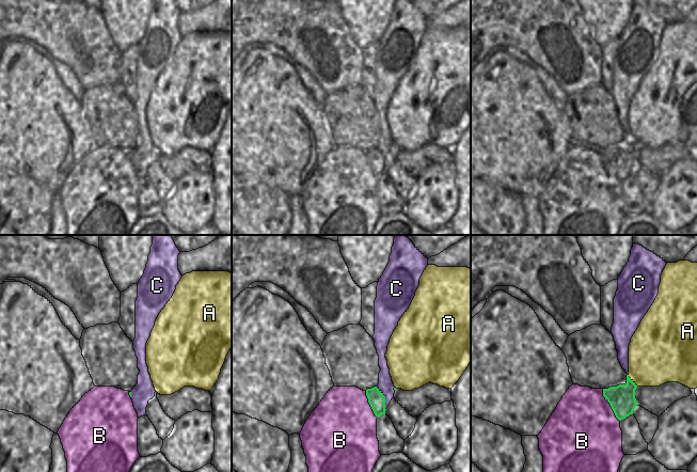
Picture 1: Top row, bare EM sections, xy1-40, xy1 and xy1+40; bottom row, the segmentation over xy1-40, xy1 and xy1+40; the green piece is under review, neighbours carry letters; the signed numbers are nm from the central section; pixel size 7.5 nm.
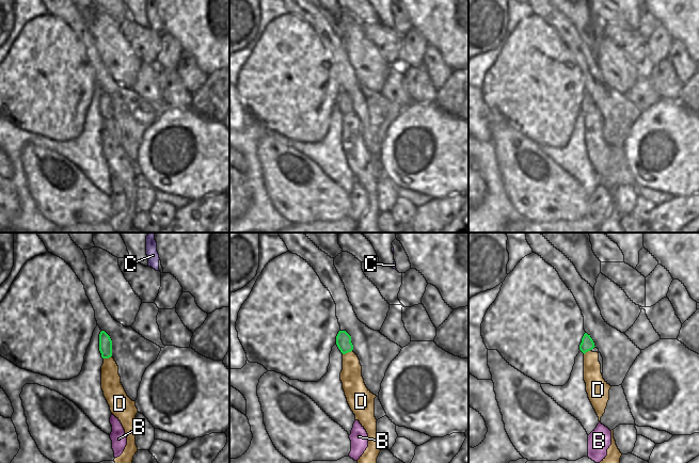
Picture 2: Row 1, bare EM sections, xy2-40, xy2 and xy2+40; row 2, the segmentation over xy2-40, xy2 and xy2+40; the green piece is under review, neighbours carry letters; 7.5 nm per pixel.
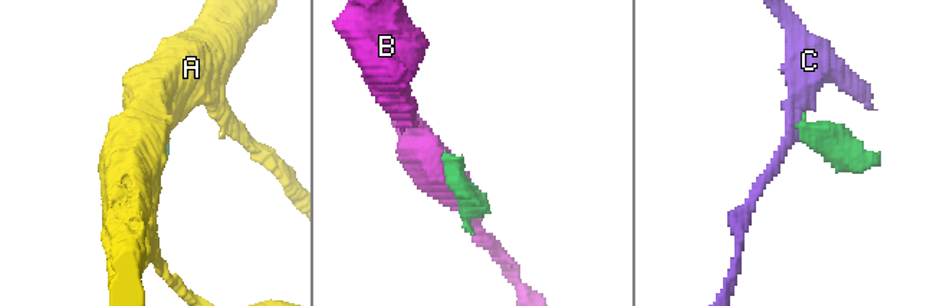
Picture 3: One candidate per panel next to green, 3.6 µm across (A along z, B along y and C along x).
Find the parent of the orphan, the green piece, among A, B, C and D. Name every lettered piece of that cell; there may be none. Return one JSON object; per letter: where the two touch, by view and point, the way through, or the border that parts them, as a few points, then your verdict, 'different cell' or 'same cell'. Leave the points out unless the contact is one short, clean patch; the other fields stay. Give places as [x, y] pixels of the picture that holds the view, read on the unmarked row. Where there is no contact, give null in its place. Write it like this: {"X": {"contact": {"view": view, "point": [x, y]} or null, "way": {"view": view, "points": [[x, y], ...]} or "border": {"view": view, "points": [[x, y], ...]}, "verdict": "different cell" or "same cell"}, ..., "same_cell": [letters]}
{"A": {"contact": {"view": "xy1+40", "point": [632, 141]}, "border": {"view": "xy1+40", "points": [[628, 135], [637, 146]]}, "verdict": "different cell"}, "B": {"contact": {"view": "xy1+40", "point": [610, 164]}, "verdict": "different cell"}, "C": {"contact": {"view": "xy1", "point": [384, 159]}, "border": {"view": "xy1", "points": [[376, 147], [384, 157], [385, 170]]}, "verdict": "different cell"}, "D": {"contact": {"view": "xy2", "point": [347, 113]}, "way": {"view": "xy2", "points": [[344, 104], [347, 113], [351, 126], [351, 139]]}, "verdict": "same cell"}, "same_cell": ["D"]}

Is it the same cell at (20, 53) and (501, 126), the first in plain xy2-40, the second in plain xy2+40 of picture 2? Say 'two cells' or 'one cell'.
two cells

